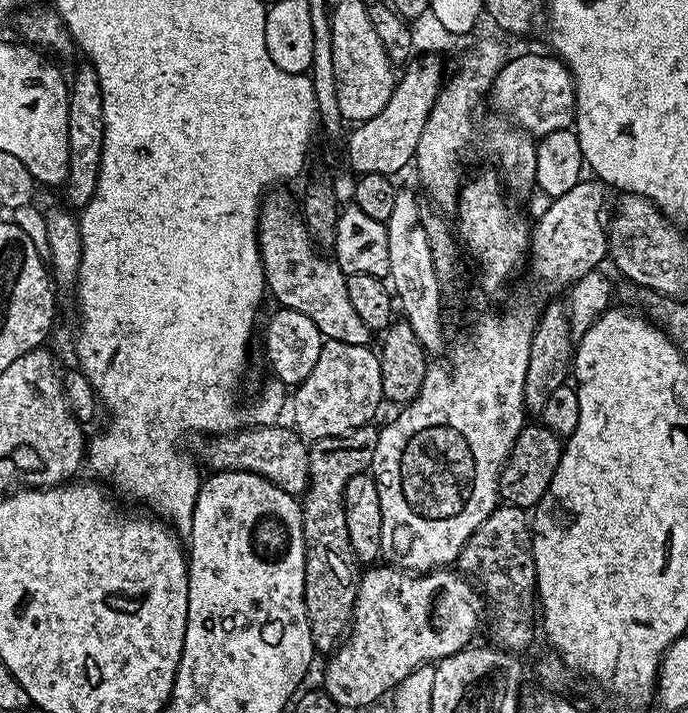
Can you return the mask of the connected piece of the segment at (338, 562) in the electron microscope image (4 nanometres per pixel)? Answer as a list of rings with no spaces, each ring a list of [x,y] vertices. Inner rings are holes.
[[[371,423],[354,430],[346,442],[342,442],[339,436],[322,438],[311,441],[308,450],[310,487],[302,500],[306,538],[304,601],[310,618],[312,646],[317,653],[331,653],[345,639],[352,622],[356,586],[360,582],[362,568],[356,562],[354,549],[350,546],[350,533],[346,530],[344,491],[346,482],[350,482],[354,474],[371,469],[379,437],[380,428]]]

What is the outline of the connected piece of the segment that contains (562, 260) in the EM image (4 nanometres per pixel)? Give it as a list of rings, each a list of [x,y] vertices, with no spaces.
[[[592,178],[581,179],[574,190],[566,194],[555,197],[552,204],[540,216],[540,221],[530,230],[530,268],[532,264],[532,276],[540,280],[544,288],[564,288],[571,289],[586,274],[597,271],[601,267],[600,263],[608,256],[608,228],[606,227],[606,216],[604,220],[604,192],[606,188],[603,183]]]

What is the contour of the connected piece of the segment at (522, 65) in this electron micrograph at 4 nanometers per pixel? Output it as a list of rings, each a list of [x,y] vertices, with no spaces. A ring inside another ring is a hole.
[[[524,52],[513,60],[505,59],[504,69],[497,74],[490,93],[491,107],[534,138],[572,128],[576,122],[576,83],[572,71],[559,56],[547,55]]]

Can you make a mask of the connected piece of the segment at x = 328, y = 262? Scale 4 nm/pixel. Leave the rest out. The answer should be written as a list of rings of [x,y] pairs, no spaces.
[[[272,190],[265,195],[260,206],[260,222],[256,230],[256,241],[260,244],[260,261],[264,267],[264,282],[270,296],[281,308],[298,310],[306,314],[314,326],[323,334],[325,340],[368,344],[373,329],[358,318],[354,305],[350,303],[348,277],[336,265],[335,259],[329,258],[316,248],[312,237],[307,232],[298,200],[288,192]]]

